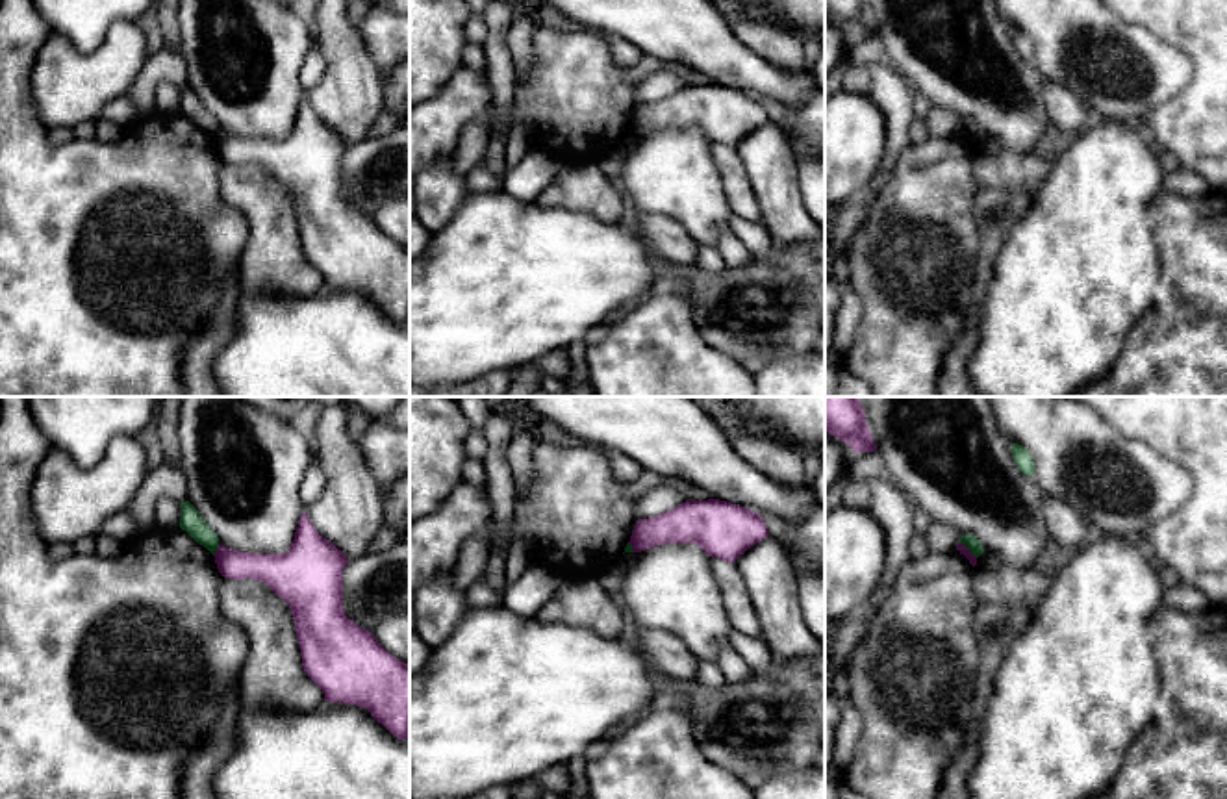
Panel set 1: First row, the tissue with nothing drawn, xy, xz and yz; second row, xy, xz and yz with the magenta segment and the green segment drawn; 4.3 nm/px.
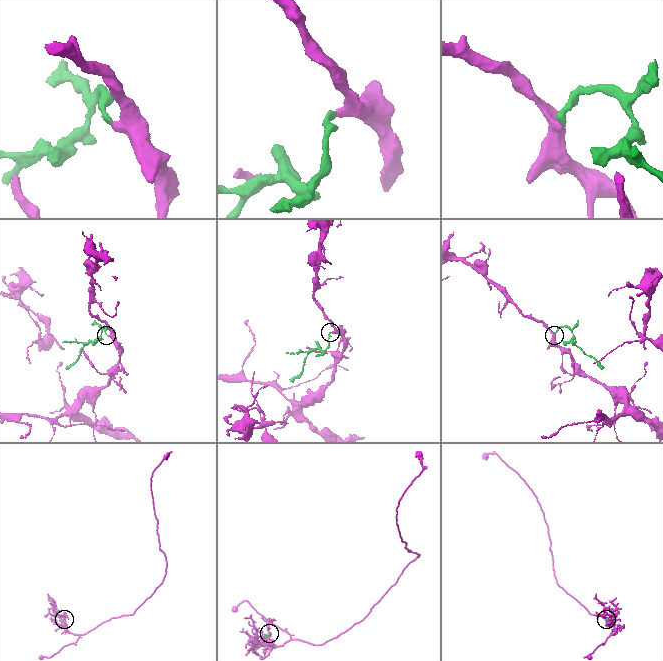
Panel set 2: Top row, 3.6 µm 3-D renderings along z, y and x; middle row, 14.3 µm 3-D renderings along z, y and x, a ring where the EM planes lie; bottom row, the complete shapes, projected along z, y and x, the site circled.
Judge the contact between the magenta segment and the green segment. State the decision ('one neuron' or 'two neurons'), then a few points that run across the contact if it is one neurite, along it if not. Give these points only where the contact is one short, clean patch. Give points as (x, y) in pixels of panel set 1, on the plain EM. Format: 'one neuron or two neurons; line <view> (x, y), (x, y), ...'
two neurons; line xy (219, 130), (214, 139)

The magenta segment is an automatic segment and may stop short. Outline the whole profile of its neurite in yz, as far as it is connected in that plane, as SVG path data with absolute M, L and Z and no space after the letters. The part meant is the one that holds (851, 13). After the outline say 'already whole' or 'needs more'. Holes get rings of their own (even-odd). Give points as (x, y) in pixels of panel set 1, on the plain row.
M825 0L825 17L845 26L854 37L877 35L866 0Z | already whole

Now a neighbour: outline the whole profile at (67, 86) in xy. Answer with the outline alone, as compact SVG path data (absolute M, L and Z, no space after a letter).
M113 22L104 43L87 54L52 32L30 76L39 120L48 130L98 120L109 102L124 96L148 56L137 22Z

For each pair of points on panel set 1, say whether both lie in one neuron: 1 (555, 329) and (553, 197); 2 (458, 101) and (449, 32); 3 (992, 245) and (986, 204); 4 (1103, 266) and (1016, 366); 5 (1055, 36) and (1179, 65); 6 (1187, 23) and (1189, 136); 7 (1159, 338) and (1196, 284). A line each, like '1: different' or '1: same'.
1: different
2: different
3: same
4: same
5: same
6: same
7: same

